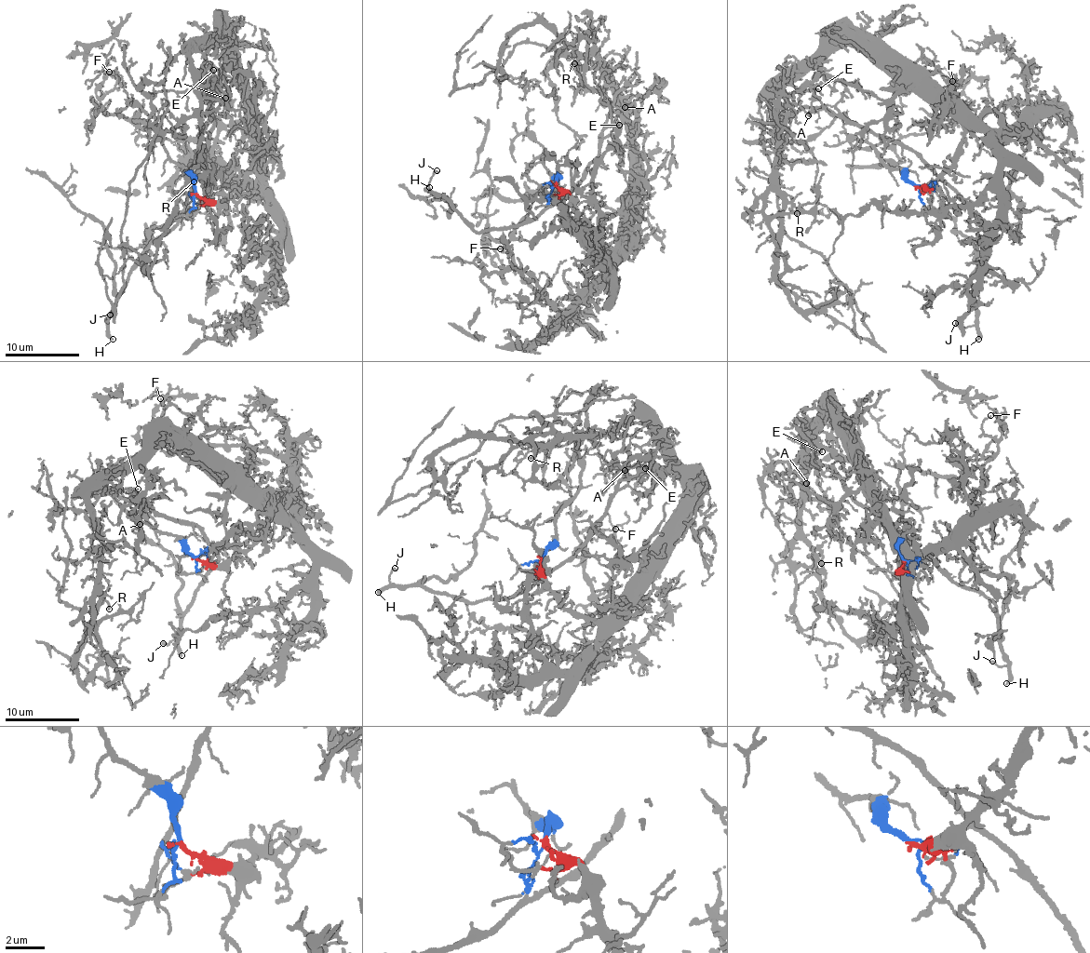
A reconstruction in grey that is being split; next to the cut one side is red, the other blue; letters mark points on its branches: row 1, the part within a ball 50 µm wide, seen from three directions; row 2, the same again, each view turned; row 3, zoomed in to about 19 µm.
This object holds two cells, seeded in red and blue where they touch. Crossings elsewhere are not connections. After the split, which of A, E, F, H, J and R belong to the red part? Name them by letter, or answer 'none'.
A, E, F, R

